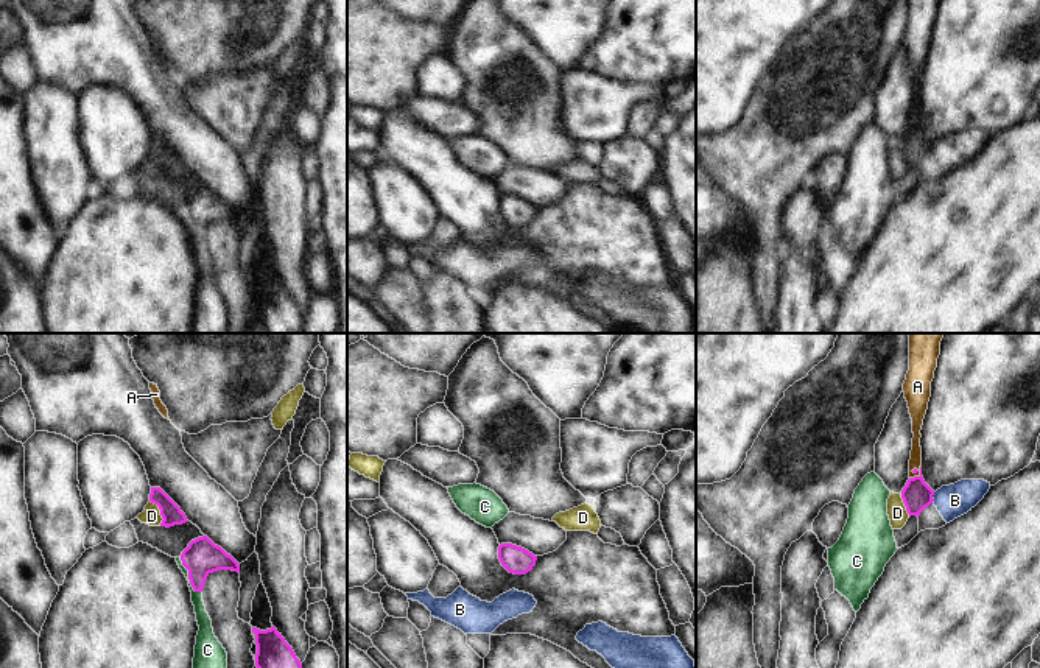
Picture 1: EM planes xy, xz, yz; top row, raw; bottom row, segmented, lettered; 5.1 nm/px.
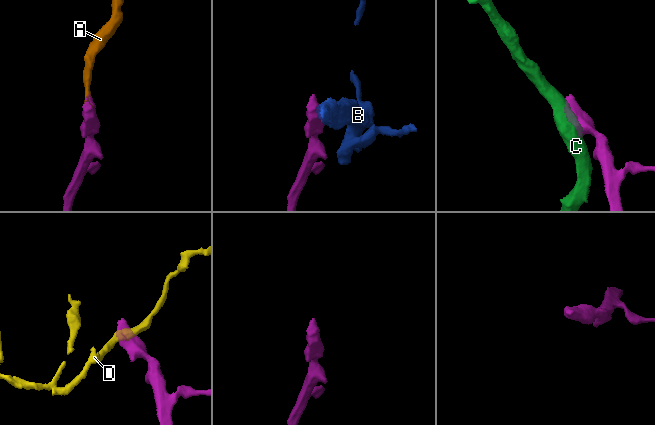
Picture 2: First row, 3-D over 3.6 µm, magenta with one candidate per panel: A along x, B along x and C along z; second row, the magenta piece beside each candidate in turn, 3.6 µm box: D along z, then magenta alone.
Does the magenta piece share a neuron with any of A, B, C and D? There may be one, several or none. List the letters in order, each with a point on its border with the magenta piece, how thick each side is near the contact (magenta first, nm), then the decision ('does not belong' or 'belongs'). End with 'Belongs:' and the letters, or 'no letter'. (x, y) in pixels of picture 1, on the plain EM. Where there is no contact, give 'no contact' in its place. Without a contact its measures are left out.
A: yz (916, 123) | 150/60 nm | belongs
B: yz (931, 148) | 150/170 nm | does not belong
C: xy (189, 229) | 180/70 nm | does not belong
D: xy (161, 164) | 110/100 nm | does not belong
Belongs: A

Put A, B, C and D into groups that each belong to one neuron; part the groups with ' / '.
A / B / C / D

